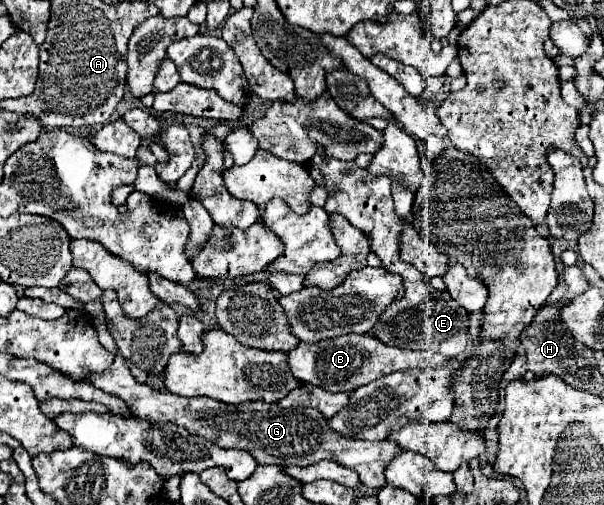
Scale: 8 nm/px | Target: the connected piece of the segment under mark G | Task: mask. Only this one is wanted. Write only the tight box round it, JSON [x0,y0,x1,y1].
[89,359,401,489]

